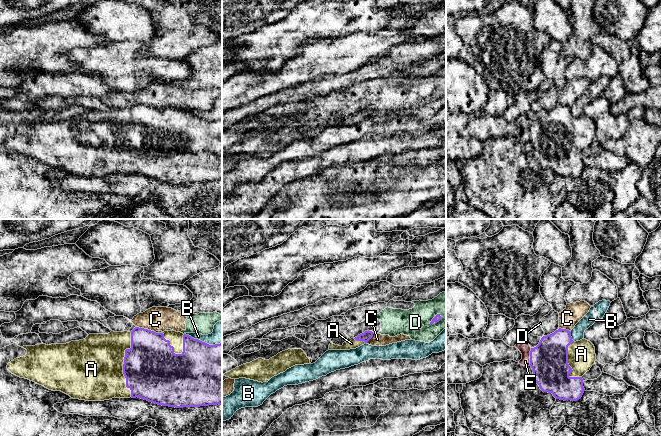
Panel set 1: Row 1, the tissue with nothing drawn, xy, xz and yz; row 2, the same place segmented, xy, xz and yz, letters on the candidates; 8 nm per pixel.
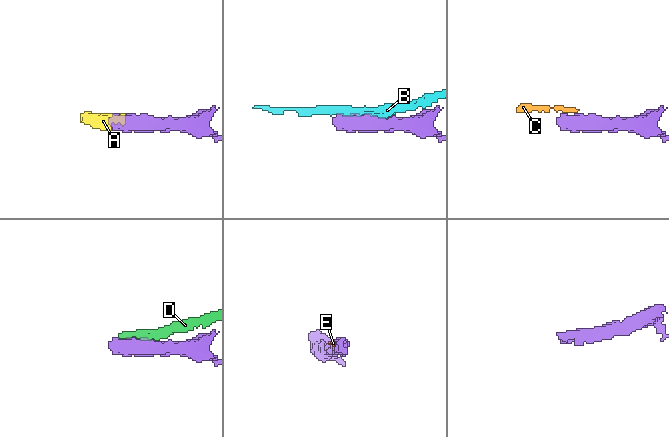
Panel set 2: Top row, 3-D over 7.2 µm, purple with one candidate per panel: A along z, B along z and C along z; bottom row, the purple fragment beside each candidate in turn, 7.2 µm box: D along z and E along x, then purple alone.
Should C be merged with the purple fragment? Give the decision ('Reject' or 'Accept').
Reject

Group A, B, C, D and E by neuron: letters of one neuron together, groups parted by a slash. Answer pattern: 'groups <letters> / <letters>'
groups A / B / C D / E

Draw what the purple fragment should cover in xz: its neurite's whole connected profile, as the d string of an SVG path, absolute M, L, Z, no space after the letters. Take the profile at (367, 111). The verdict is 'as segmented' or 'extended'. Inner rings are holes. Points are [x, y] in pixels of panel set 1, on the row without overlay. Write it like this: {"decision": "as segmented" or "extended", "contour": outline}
{"decision": "extended", "contour": "M365 107L364 109L358 111L355 114L351 114L344 118L342 122L335 121L332 118L329 121L329 126L350 126L356 125L364 120L366 120L373 112L372 107Z"}

